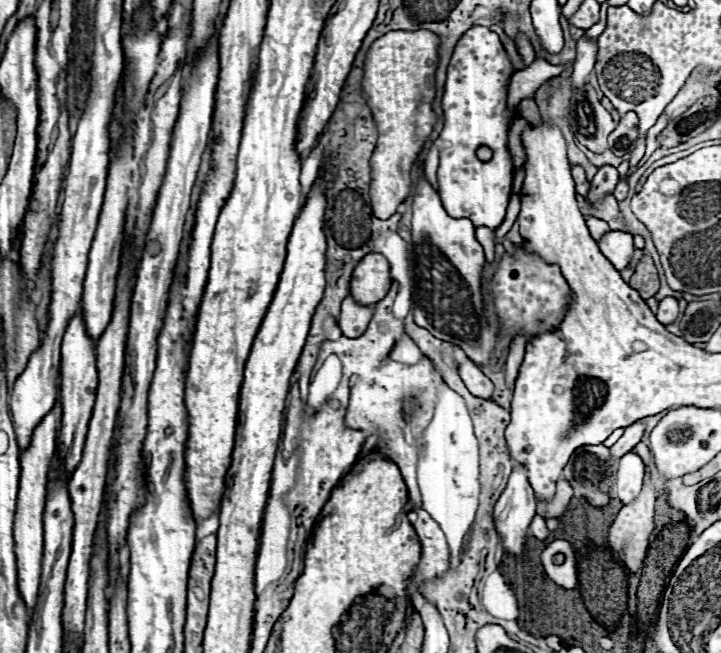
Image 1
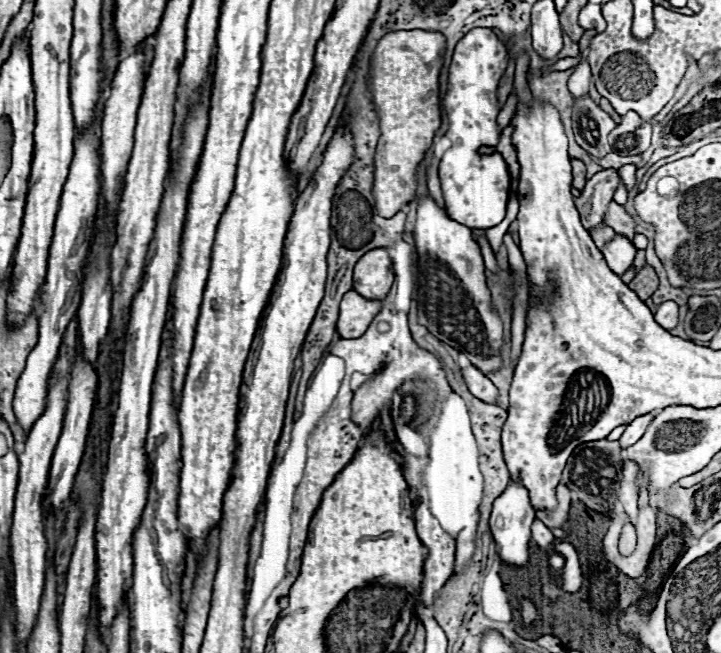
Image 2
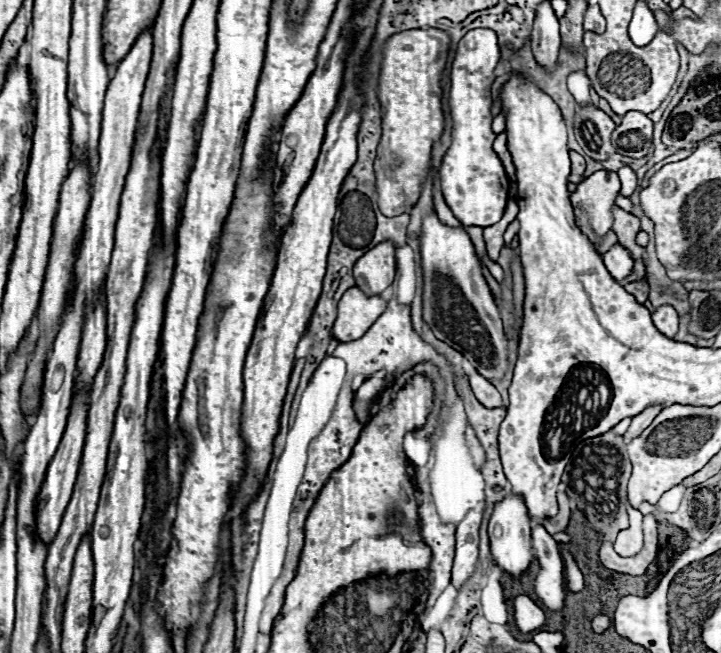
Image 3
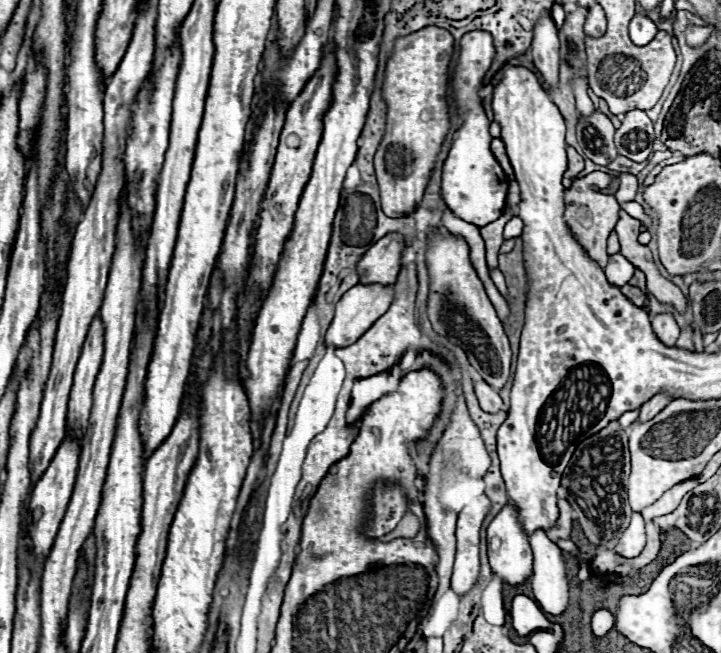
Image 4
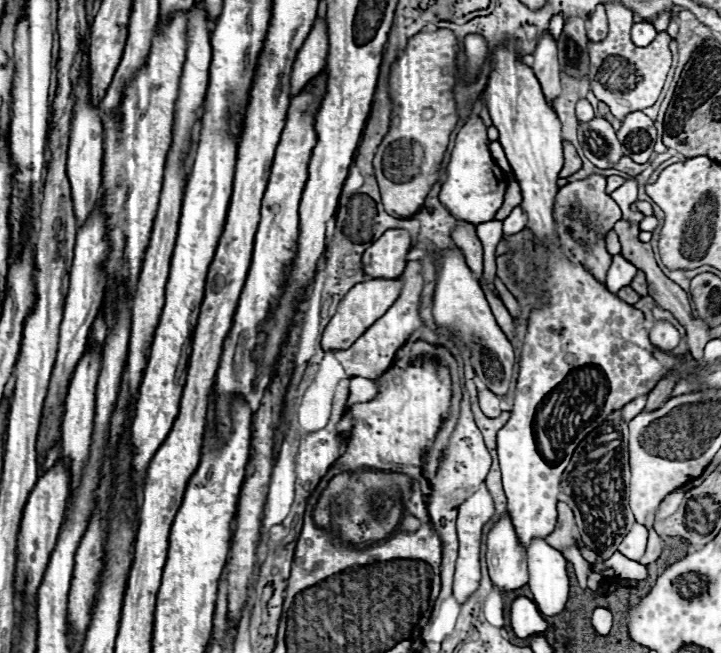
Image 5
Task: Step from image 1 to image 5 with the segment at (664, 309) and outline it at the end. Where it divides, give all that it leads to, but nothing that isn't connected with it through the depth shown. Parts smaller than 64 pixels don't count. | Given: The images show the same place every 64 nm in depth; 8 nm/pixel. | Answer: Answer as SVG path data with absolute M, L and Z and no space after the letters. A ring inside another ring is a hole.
M654 320L650 328L650 340L660 350L674 350L678 346L680 334L668 320Z

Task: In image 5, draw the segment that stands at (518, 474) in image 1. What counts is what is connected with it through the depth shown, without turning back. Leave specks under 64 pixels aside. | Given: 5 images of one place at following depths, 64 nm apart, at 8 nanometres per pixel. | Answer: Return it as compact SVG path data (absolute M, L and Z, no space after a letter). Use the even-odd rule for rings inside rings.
M508 512L488 532L488 572L500 590L516 590L528 582L526 548L522 548Z

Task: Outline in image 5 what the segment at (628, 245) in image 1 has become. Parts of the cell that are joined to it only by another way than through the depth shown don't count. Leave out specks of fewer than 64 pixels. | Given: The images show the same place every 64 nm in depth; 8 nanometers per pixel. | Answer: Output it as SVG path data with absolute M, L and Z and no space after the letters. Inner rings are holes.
M620 254L612 258L612 264L606 274L606 286L610 292L618 292L624 286L630 286L632 278L636 276L636 266L632 266L628 260L624 260Z

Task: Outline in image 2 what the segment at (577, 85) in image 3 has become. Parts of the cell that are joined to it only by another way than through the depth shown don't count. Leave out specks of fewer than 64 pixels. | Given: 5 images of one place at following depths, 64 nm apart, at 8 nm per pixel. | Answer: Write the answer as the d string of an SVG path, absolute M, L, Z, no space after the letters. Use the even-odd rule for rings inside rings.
M584 58L584 60L576 66L574 74L572 74L570 80L568 80L568 88L570 88L572 96L578 96L578 98L584 96L584 94L588 92L590 78L592 78L592 74L590 74L590 62L588 62L588 58Z

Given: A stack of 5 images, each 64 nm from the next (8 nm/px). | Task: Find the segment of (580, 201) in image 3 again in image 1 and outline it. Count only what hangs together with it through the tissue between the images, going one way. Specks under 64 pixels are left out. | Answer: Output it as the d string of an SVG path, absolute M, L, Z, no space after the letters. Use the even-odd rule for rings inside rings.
M600 166L594 180L592 180L592 190L590 190L590 200L600 200L604 194L612 194L618 184L618 172L614 166Z

